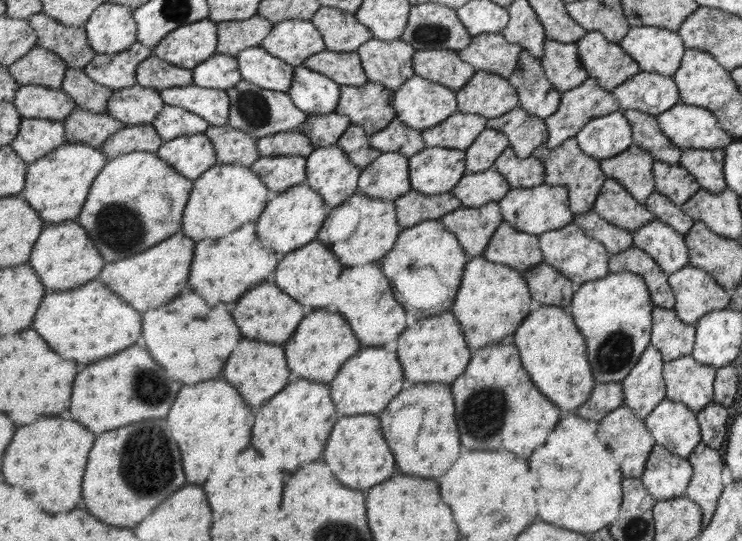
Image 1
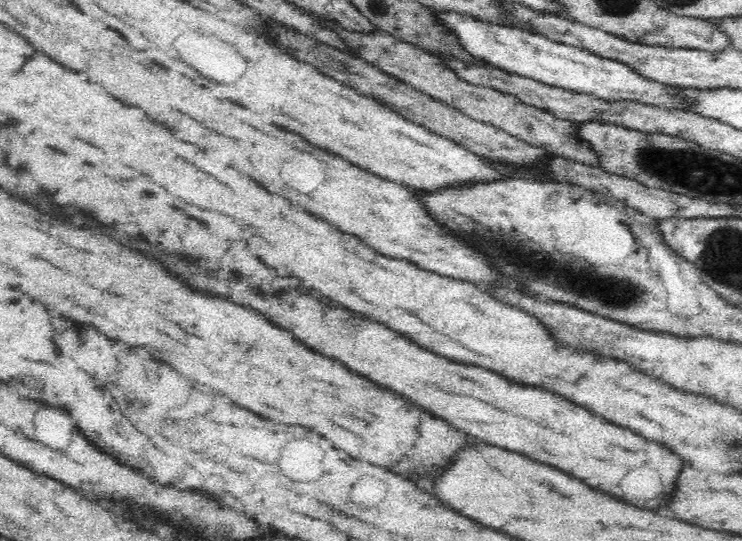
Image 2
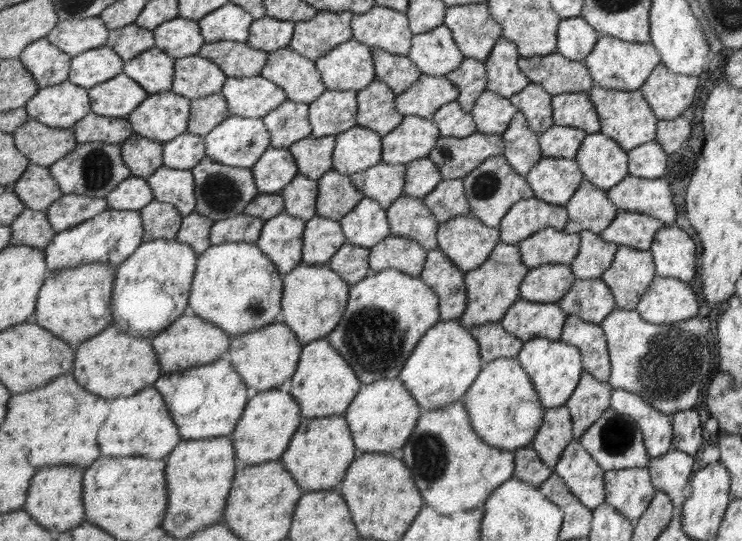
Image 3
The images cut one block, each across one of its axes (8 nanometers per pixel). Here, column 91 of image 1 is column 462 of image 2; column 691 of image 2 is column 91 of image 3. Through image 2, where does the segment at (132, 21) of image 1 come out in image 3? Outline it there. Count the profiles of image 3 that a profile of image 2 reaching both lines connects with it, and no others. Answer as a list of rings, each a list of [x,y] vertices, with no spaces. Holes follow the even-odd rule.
[[[65,81],[41,89],[24,108],[30,118],[71,129],[92,112],[92,98],[85,87]]]

